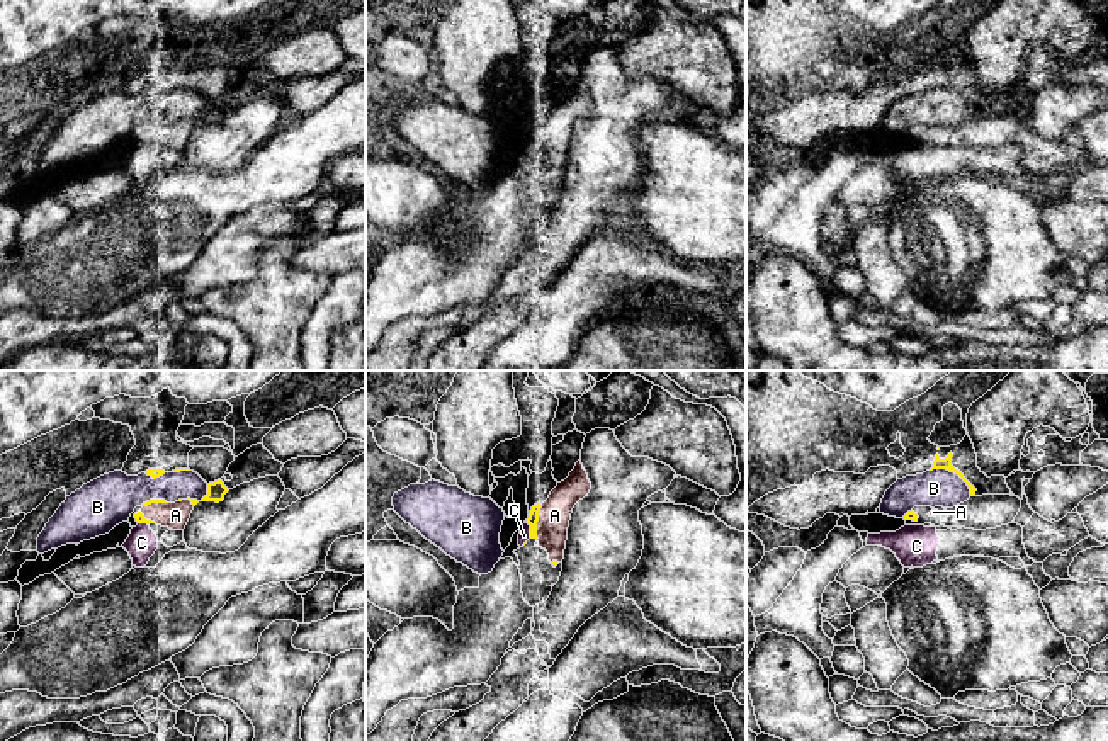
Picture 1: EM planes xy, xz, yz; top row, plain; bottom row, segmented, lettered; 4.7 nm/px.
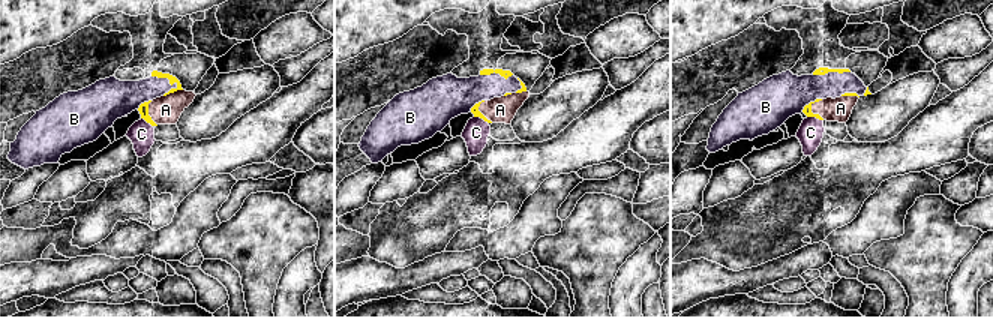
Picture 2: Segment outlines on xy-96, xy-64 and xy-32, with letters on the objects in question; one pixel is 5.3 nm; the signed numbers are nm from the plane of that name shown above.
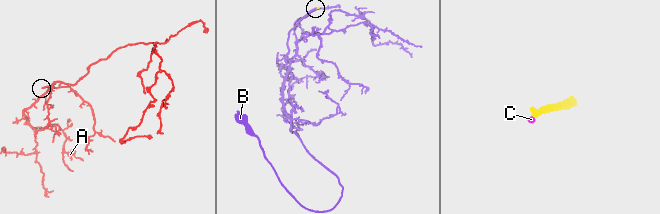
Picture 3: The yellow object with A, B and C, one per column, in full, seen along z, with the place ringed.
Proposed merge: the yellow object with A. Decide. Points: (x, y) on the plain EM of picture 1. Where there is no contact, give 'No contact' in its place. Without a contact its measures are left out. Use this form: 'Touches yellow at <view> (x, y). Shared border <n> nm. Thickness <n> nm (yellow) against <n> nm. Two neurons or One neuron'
Touches yellow at xz (537, 140). Shared border 160 nm. Thickness 50 nm (yellow) against 150 nm. Two neurons

